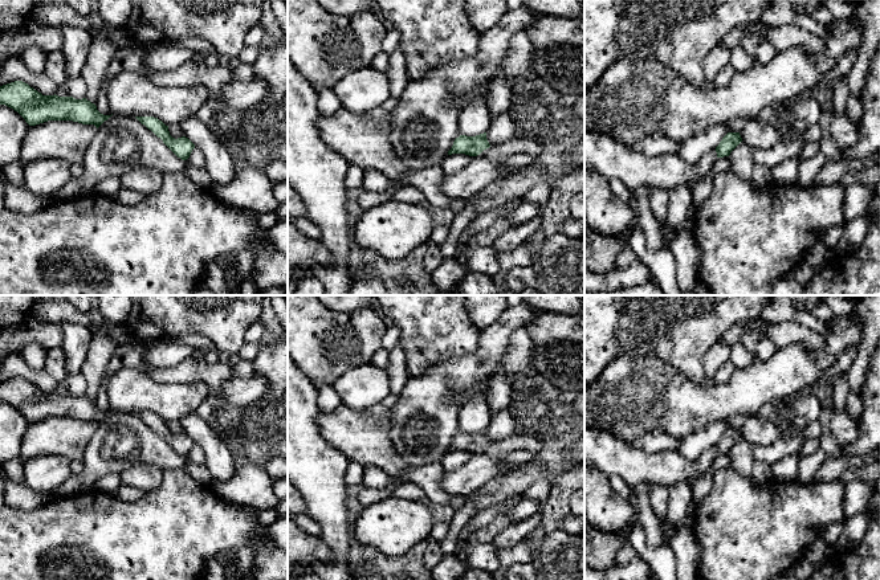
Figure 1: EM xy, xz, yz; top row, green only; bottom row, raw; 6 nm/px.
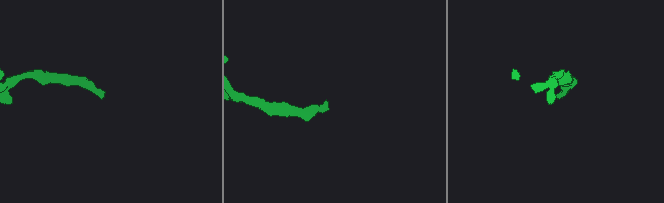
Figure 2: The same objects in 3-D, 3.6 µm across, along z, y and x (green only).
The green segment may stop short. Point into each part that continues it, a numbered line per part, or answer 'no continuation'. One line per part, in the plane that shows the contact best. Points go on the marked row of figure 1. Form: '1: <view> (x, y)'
1: xz (518, 155)

